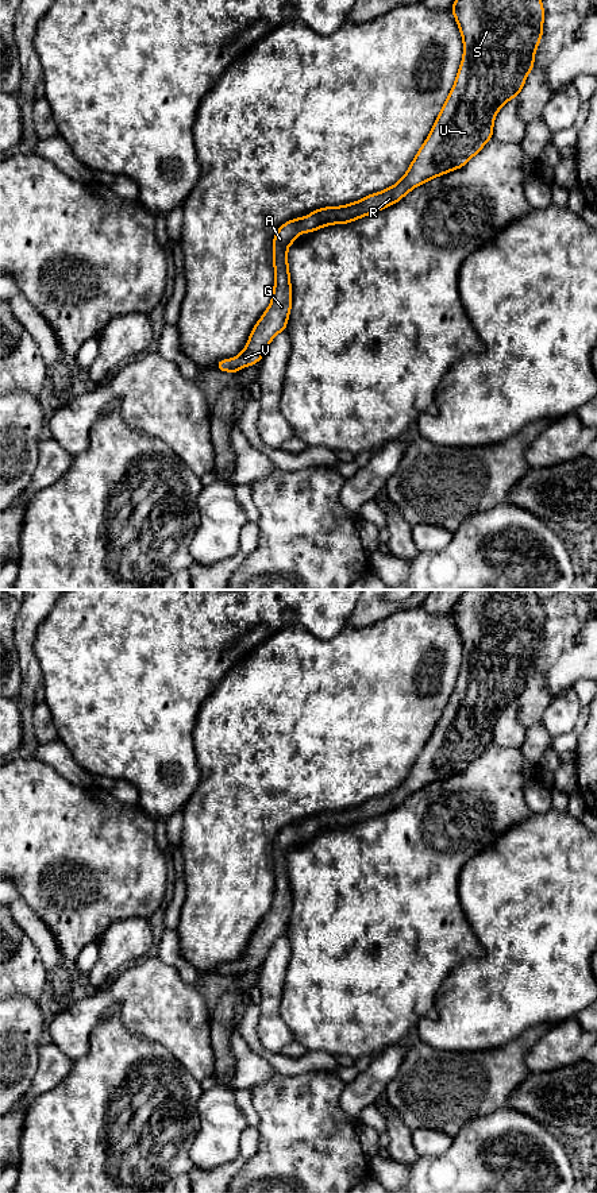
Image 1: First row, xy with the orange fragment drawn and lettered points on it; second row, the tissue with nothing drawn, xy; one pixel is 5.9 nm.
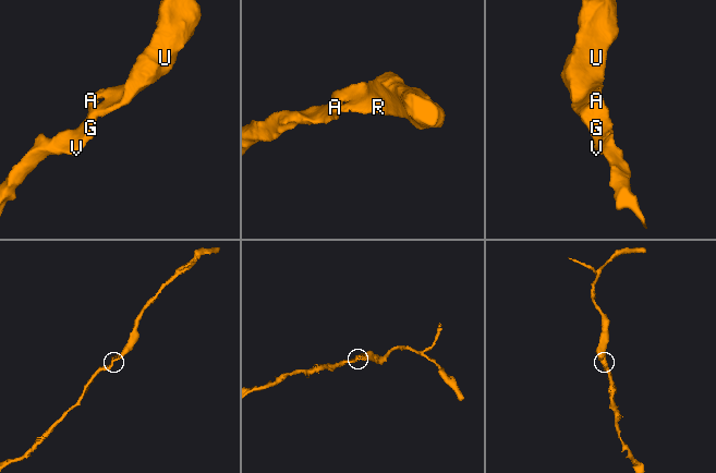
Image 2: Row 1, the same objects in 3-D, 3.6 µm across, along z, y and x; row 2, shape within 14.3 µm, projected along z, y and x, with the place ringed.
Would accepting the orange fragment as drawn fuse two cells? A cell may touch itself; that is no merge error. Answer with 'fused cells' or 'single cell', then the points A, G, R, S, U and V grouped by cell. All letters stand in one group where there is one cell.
single cell; A G R S U V

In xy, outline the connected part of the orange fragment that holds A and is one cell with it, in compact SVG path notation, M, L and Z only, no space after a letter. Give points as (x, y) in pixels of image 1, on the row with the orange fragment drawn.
M455 0L451 11L463 40L462 62L454 86L409 169L397 184L380 193L343 206L312 211L309 216L297 217L280 227L273 238L276 281L271 302L254 325L243 351L232 359L219 360L217 370L235 374L243 367L258 363L274 336L286 329L292 309L288 247L294 243L298 233L313 232L332 224L347 224L390 206L416 186L465 166L493 138L497 112L505 103L519 96L528 73L535 66L535 51L543 35L544 8L540 0Z

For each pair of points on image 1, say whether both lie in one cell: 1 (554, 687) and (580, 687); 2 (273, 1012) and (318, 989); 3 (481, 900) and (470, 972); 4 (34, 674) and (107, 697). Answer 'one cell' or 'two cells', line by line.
1: two cells
2: two cells
3: one cell
4: two cells

